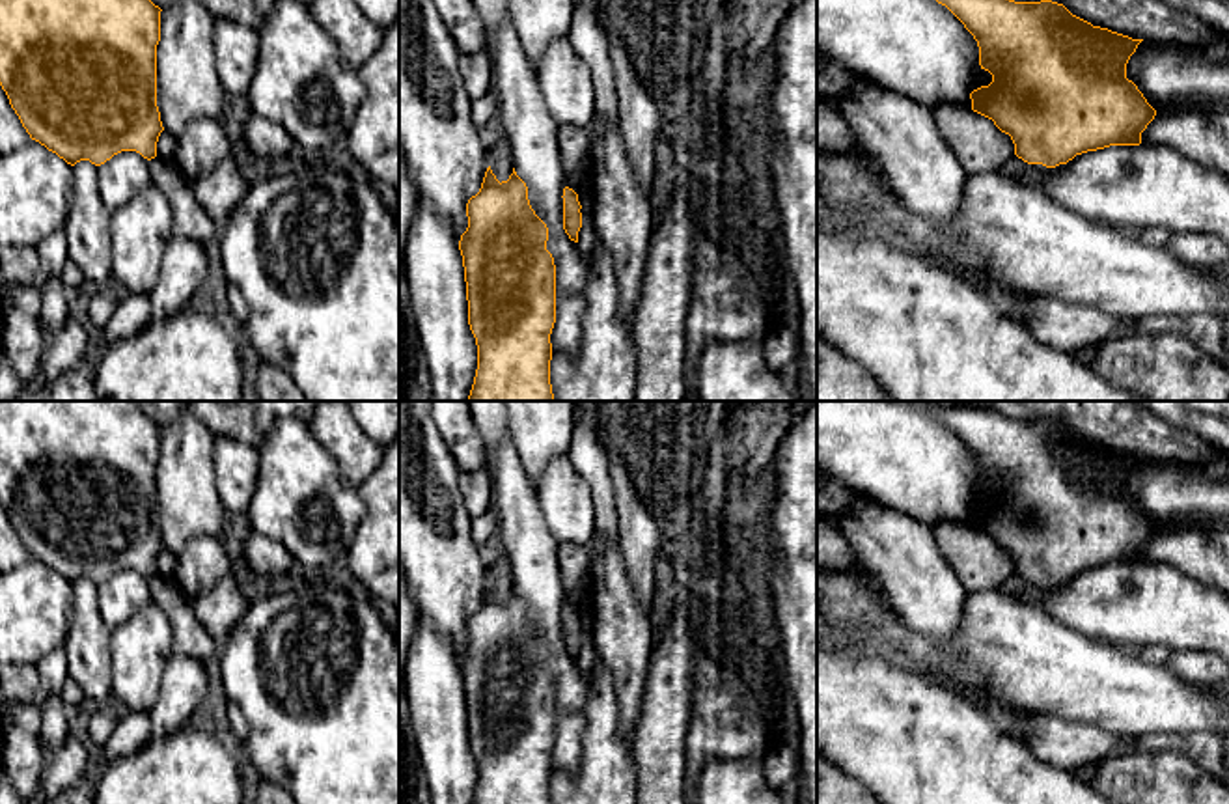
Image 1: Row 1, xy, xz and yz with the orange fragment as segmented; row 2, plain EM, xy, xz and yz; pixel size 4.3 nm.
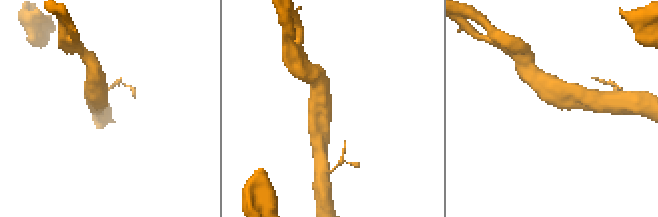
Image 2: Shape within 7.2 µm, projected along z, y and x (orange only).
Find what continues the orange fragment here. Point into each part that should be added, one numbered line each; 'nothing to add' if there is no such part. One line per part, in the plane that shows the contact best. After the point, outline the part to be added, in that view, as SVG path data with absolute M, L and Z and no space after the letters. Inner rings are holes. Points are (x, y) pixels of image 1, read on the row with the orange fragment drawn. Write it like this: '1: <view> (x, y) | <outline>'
nothing to add

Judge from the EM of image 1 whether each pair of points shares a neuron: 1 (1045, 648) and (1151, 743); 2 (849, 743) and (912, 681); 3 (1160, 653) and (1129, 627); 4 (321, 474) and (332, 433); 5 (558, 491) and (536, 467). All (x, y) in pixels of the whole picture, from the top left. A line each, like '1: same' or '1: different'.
1: different
2: same
3: different
4: different
5: different

